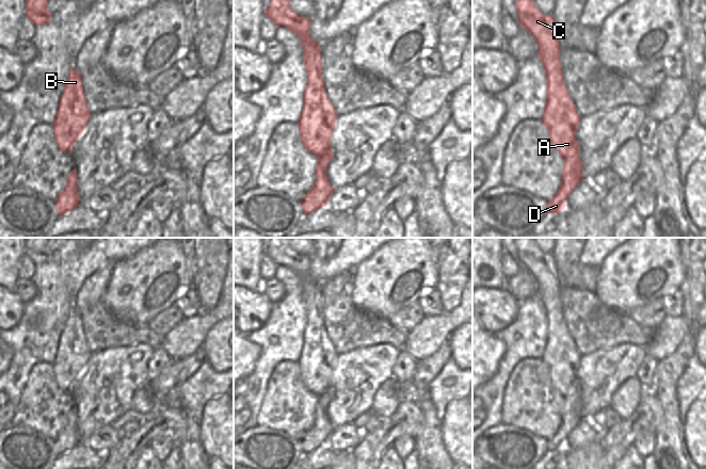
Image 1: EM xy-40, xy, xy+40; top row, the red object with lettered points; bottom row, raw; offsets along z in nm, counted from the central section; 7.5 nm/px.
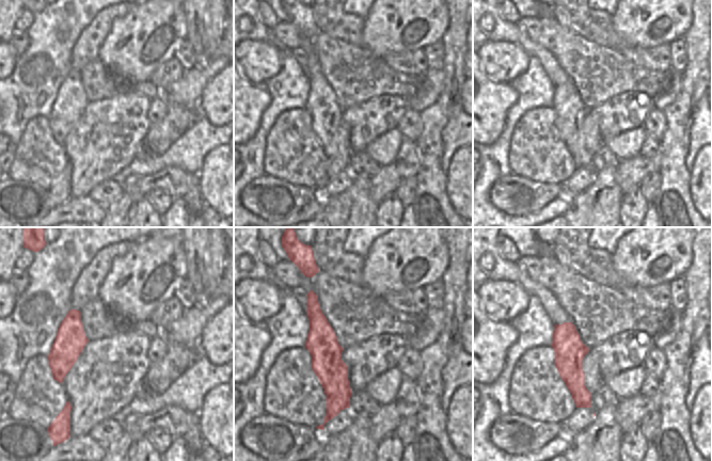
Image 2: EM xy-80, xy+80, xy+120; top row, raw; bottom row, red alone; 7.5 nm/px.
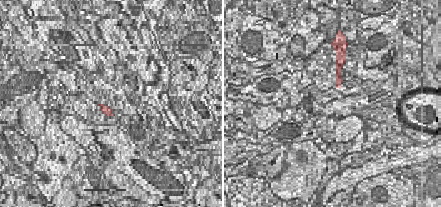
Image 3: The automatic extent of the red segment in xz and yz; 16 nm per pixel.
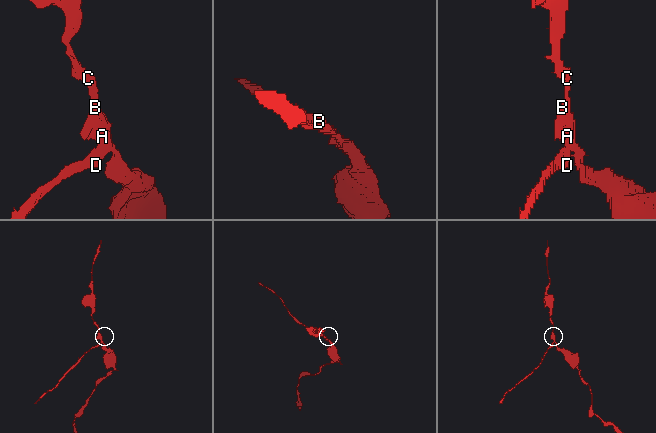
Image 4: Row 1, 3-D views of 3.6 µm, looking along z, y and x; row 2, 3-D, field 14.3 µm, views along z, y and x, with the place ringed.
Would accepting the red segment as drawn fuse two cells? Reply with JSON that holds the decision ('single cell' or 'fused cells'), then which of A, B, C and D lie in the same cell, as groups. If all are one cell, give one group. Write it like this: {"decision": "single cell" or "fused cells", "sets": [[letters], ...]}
{"decision": "fused cells", "sets": [["A", "B", "C"], ["D"]]}

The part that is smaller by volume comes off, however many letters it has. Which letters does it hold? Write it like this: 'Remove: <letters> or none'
Remove: D

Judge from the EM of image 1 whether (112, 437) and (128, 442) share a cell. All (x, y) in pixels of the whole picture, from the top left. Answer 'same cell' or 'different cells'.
different cells

